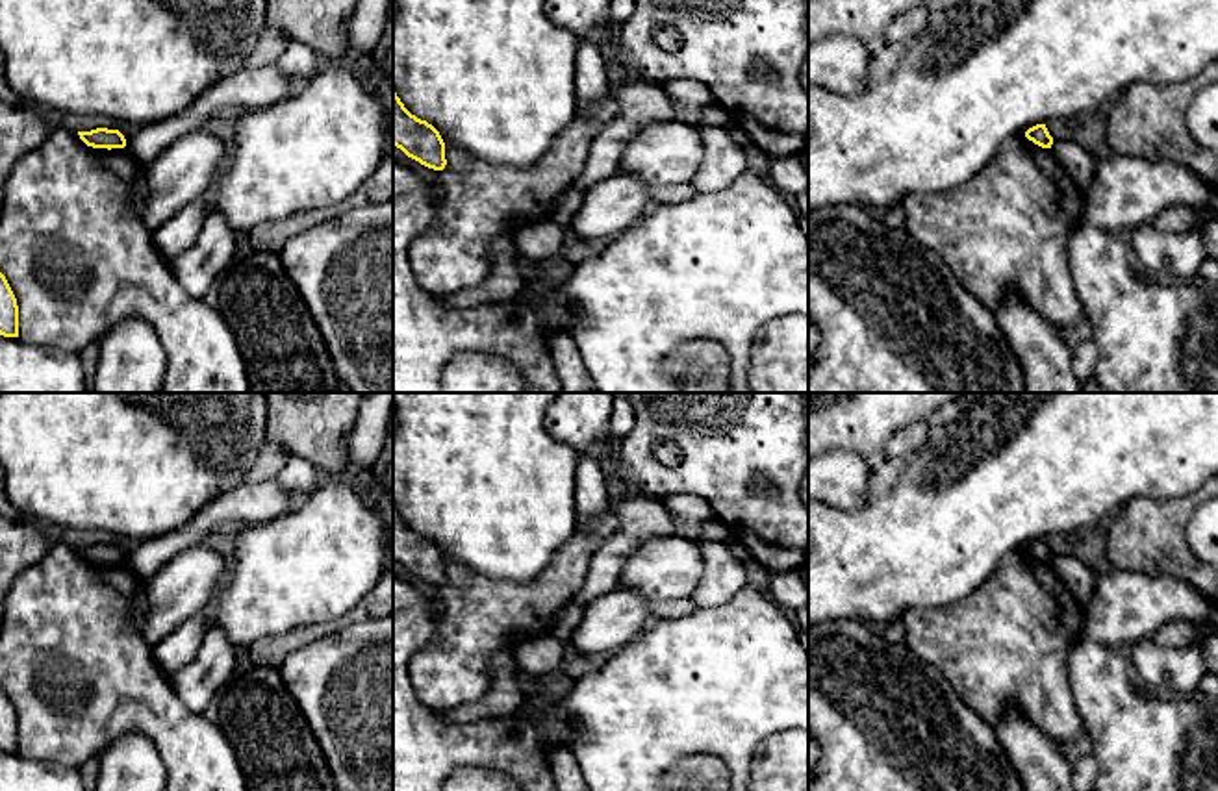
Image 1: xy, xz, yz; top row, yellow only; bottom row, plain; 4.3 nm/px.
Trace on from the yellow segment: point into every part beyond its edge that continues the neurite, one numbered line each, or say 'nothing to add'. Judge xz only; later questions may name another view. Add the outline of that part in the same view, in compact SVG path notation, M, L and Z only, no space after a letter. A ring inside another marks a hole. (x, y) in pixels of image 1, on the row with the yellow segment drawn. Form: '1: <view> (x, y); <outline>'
nothing to add

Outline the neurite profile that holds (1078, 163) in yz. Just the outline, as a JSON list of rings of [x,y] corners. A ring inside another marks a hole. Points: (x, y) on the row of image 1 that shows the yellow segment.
[[[1072,139],[1053,141],[1051,152],[1064,167],[1073,183],[1085,193],[1096,174],[1094,159]]]

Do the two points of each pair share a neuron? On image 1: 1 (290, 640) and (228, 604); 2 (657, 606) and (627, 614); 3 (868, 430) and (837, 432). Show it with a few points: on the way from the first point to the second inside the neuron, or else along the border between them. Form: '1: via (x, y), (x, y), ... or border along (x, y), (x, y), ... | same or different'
1: border along (323, 623), (260, 636), (245, 649) | different
2: border along (647, 601), (651, 614) | different
3: via (861, 430), (844, 432) | same

